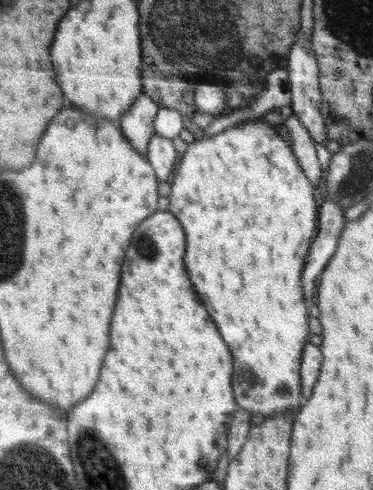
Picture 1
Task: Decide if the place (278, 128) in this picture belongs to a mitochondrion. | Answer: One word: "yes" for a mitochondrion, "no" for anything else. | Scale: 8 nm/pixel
no

